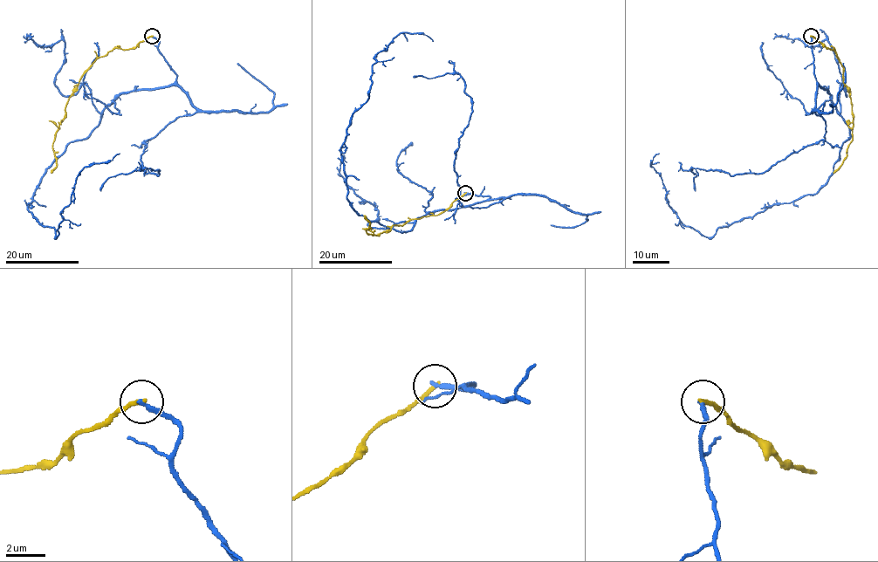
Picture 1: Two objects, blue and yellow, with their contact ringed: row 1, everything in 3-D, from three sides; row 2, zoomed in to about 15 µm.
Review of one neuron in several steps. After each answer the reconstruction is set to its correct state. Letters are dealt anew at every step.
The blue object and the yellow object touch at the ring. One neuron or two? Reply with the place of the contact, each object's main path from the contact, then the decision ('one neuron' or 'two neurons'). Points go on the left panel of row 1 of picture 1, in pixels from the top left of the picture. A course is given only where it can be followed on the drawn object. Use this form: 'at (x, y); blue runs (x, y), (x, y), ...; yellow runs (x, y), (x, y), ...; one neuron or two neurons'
at (152, 36); blue runs (152, 37), (176, 79), (121, 92), (96, 127), (46, 169), (27, 209), (57, 236), (85, 167), (120, 153); yellow runs (152, 37), (135, 47), (113, 48), (84, 74), (56, 133), (52, 146), (56, 167), (51, 172); two neurons

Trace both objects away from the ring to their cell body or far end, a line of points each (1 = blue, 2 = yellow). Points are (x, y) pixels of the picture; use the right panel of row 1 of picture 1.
1: (811, 37), (815, 79), (850, 135), (816, 193), (703, 236), (686, 227), (668, 203), (651, 164), (659, 153)
2: (811, 37), (826, 47), (833, 48), (843, 67), (843, 81), (849, 93), (852, 140), (843, 163), (833, 172)

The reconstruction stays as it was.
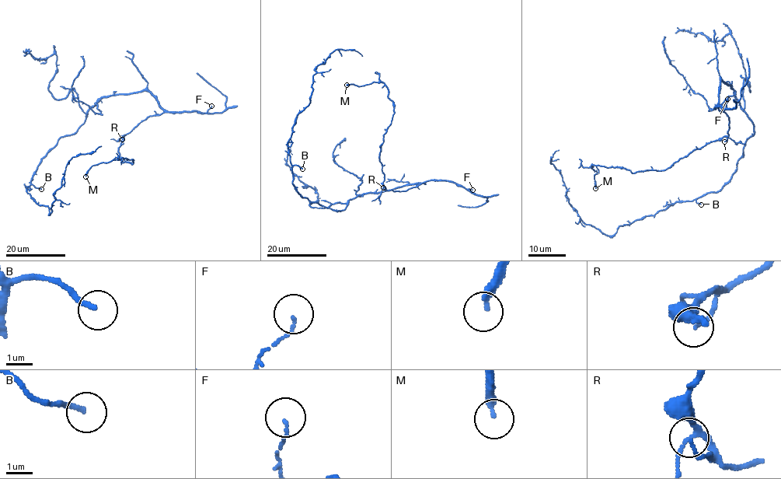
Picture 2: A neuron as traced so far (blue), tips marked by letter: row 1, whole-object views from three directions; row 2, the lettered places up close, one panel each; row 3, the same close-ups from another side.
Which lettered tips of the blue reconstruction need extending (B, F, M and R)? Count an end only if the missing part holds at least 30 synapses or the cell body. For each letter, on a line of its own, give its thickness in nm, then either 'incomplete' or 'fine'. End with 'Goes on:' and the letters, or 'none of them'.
B: 190 nm thick; fine
F: 80 nm thick; fine
M: 260 nm thick; fine
R: 130 nm thick; fine
Goes on: none of them

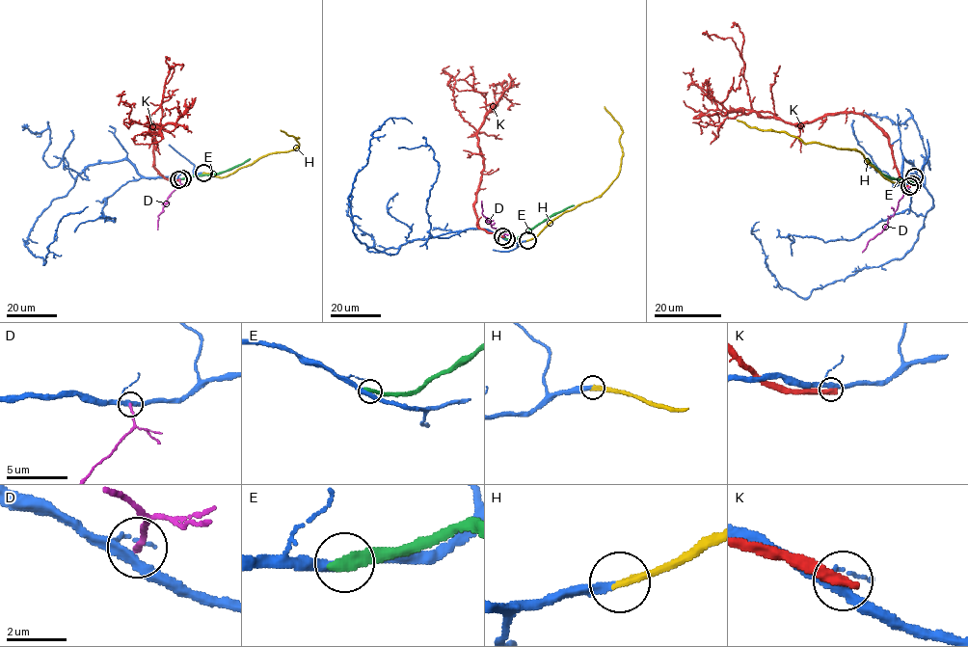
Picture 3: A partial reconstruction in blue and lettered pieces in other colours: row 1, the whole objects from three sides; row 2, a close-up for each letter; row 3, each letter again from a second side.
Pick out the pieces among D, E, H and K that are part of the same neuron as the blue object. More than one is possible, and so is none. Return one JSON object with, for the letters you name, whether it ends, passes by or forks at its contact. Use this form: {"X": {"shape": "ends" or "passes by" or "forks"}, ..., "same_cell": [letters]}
{"H": {"shape": "ends"}, "same_cell": ["H"]}

